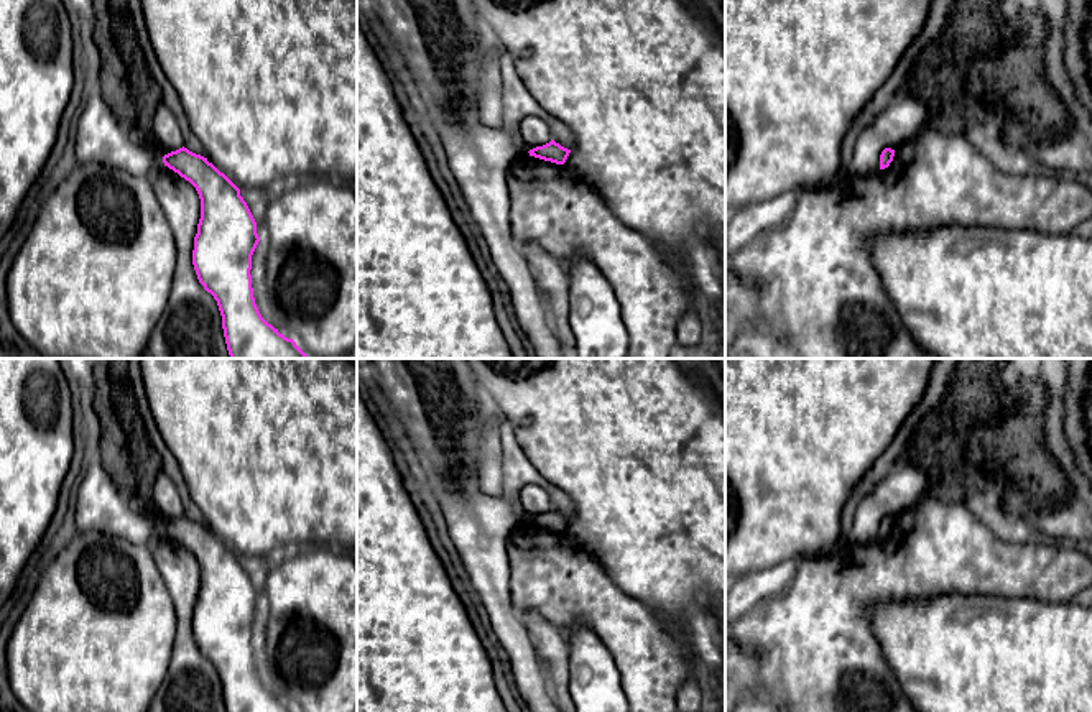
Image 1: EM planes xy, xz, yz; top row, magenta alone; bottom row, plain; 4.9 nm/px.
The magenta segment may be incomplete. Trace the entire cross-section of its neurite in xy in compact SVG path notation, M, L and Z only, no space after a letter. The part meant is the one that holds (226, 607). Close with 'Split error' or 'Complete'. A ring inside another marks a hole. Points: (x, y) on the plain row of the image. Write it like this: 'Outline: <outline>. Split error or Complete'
Outline: M184 515L164 523L163 531L199 562L192 633L217 669L225 712L296 712L268 692L255 673L250 638L260 605L240 557L207 526Z. Complete

